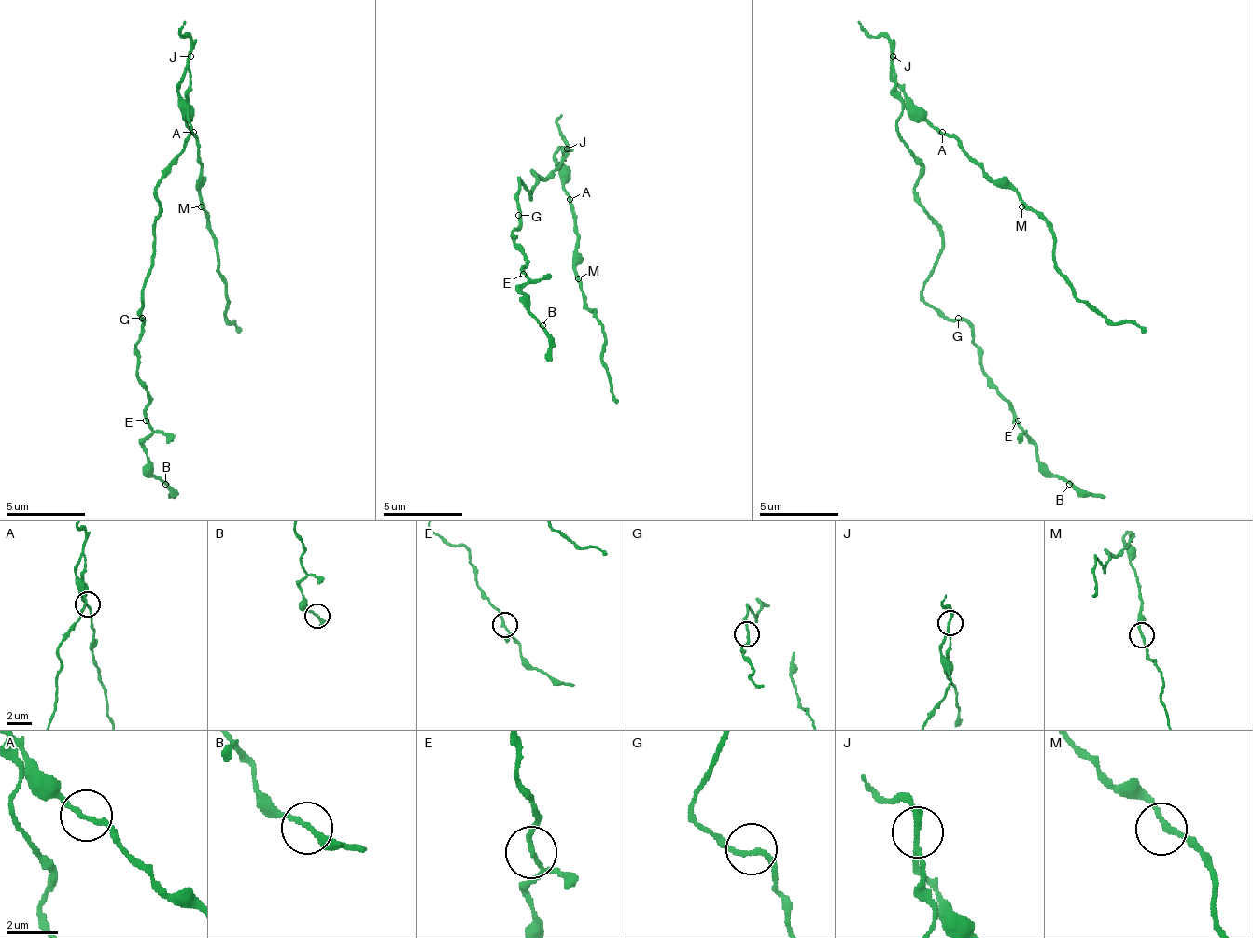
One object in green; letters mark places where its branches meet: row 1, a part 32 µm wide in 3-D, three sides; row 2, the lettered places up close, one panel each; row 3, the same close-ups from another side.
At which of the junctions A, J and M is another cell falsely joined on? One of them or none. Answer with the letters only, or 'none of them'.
J

